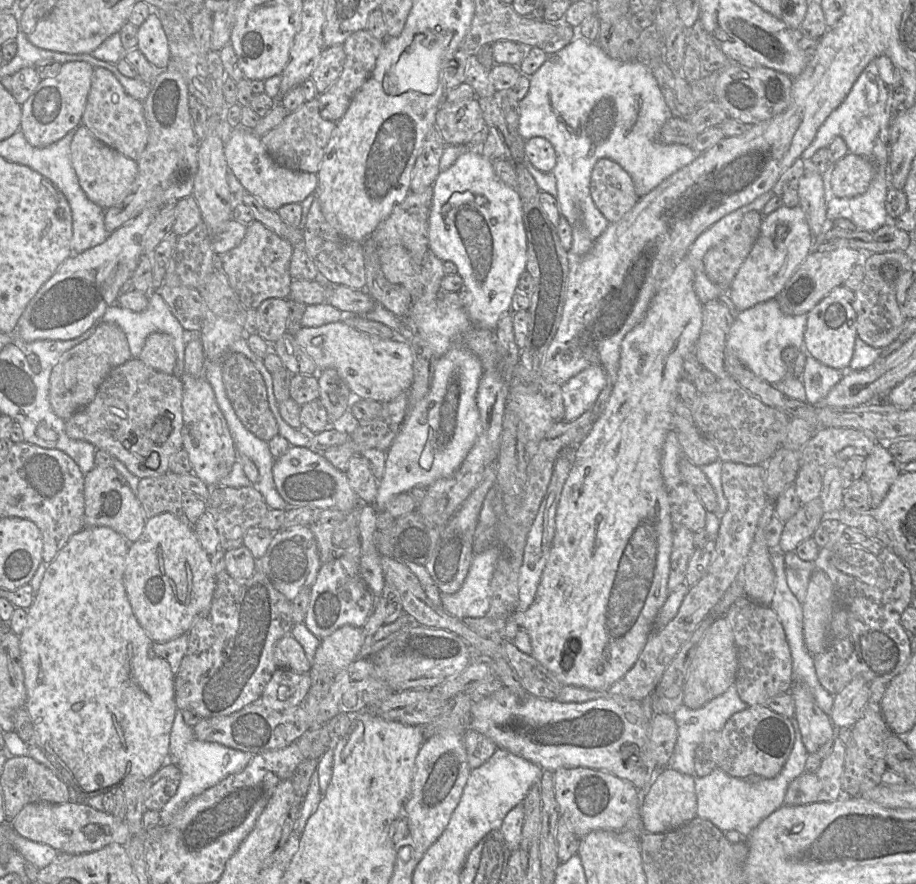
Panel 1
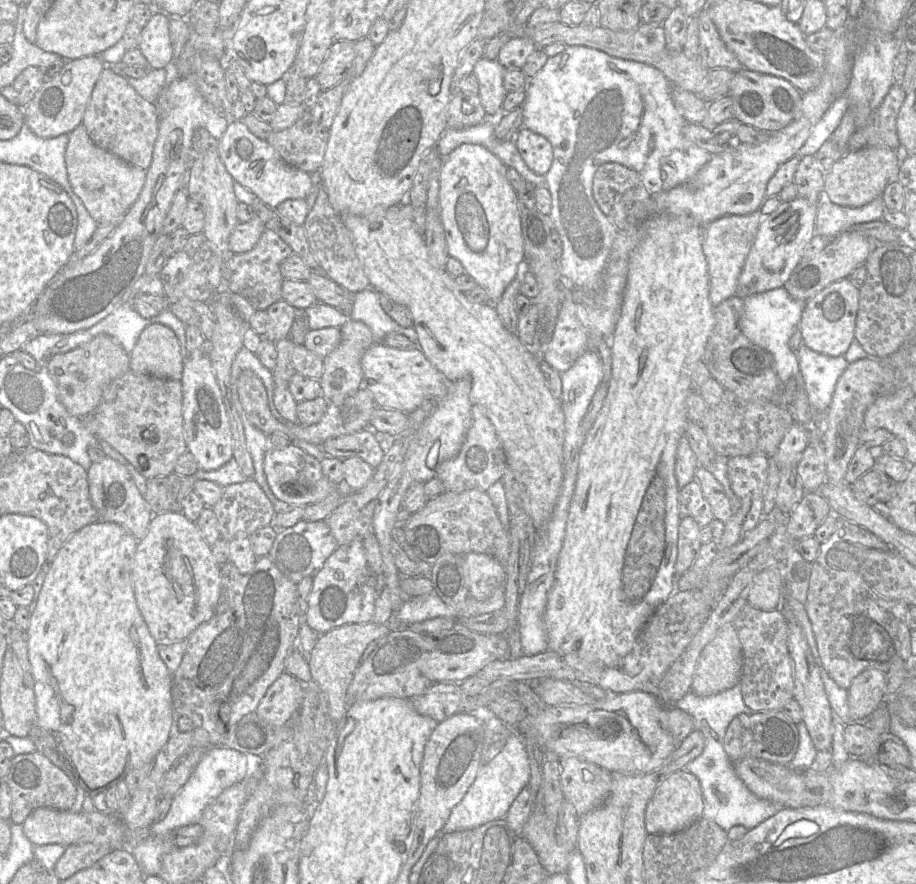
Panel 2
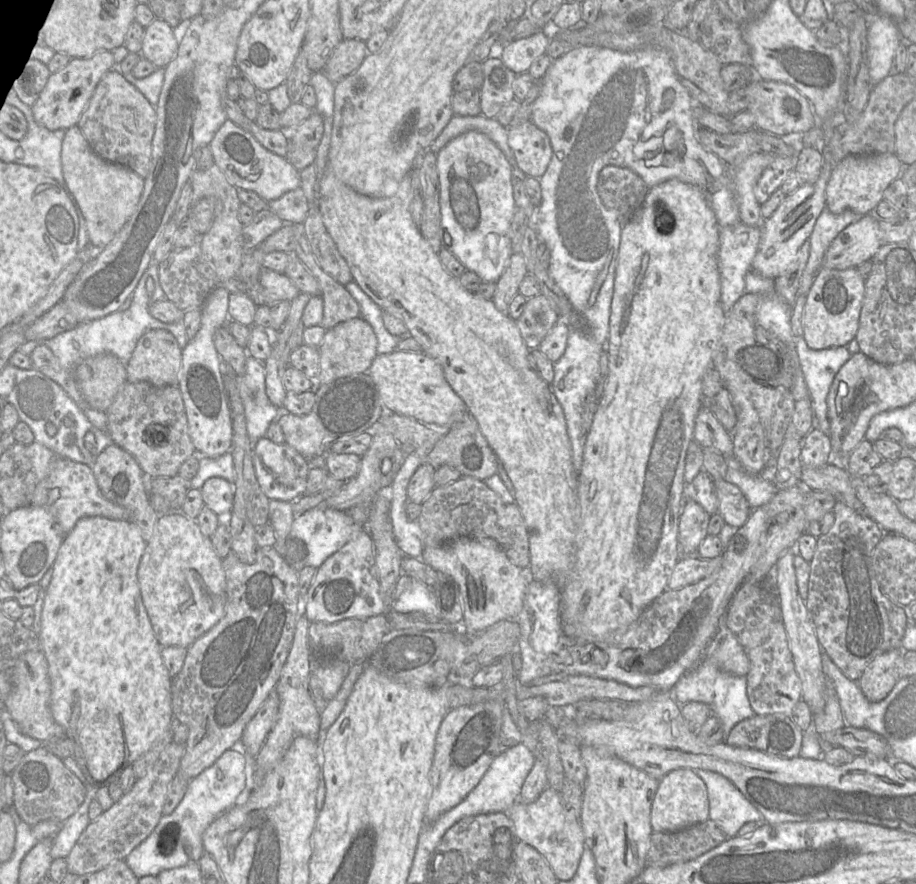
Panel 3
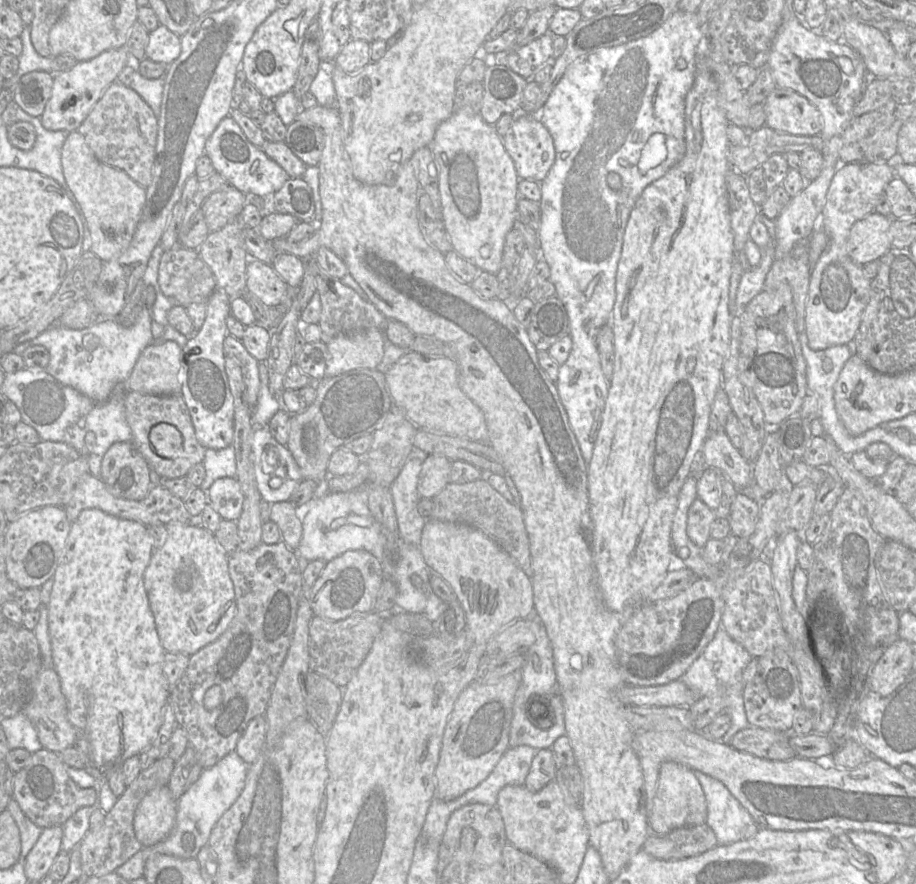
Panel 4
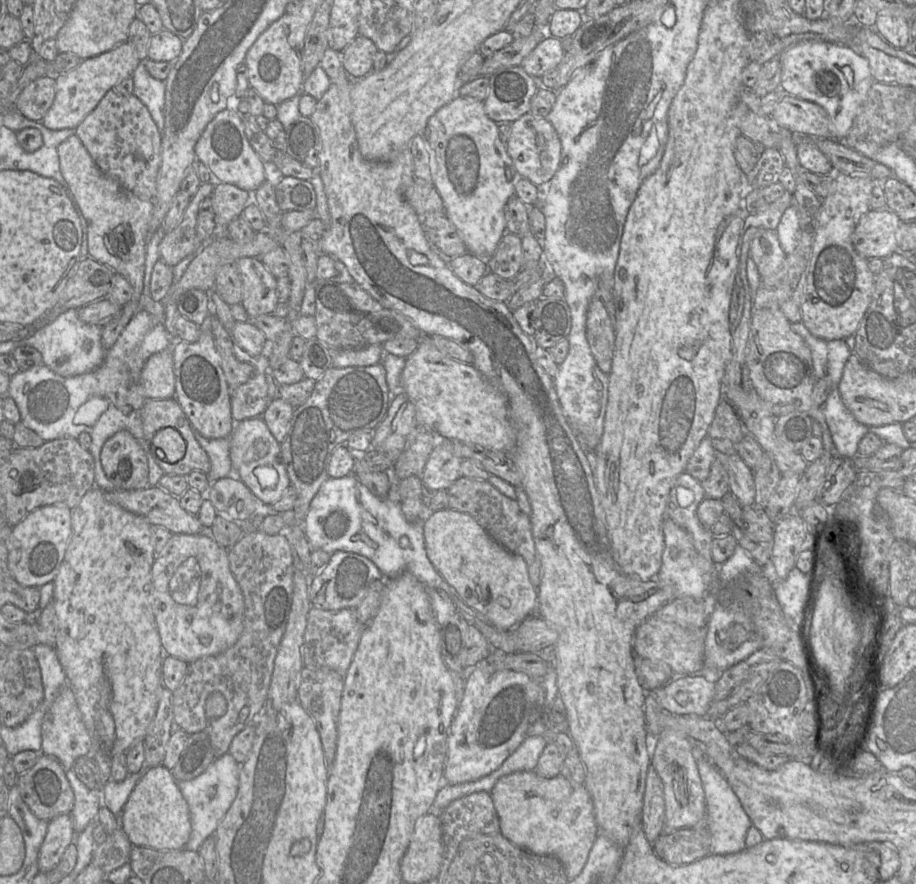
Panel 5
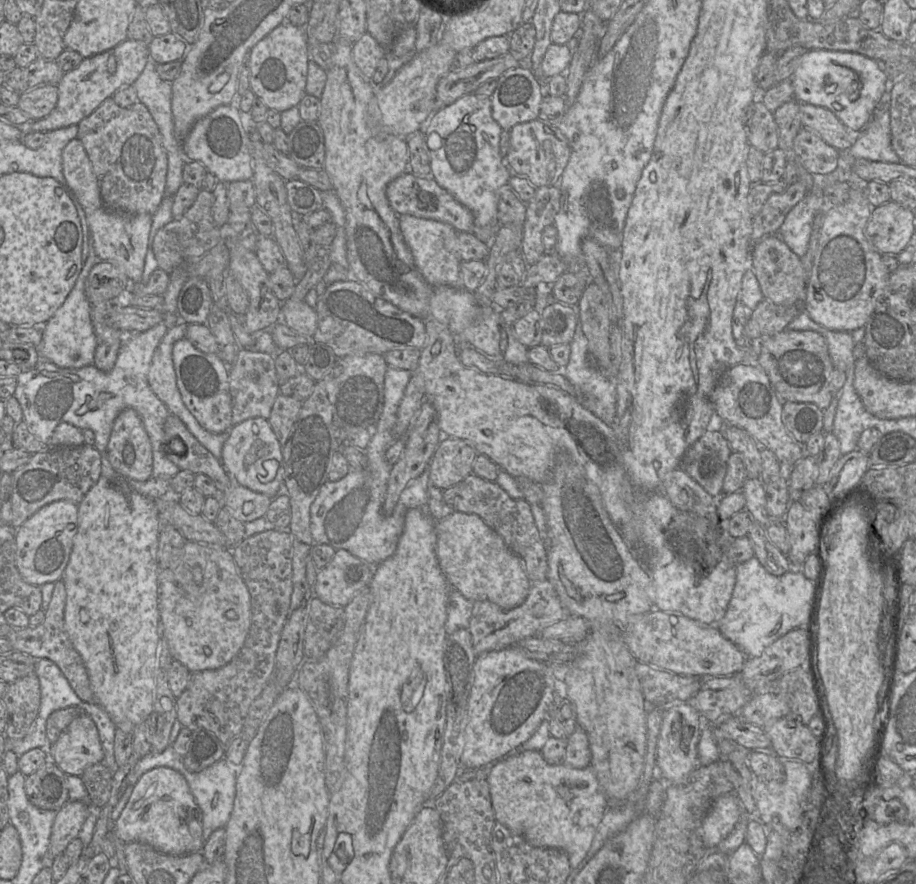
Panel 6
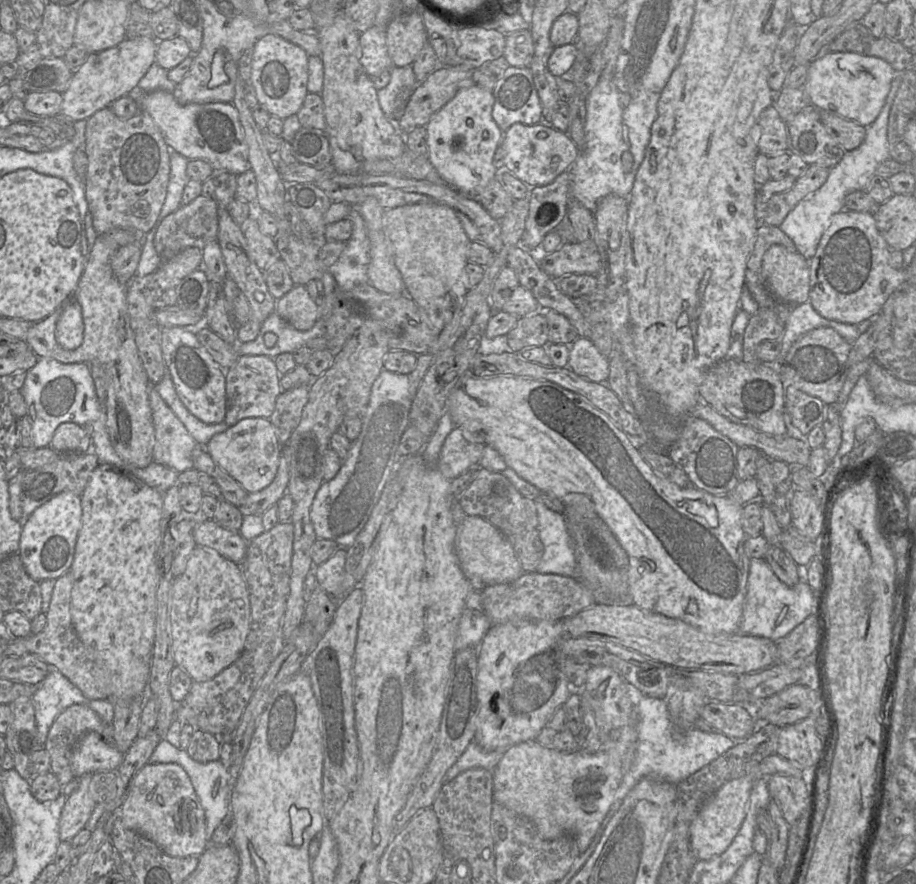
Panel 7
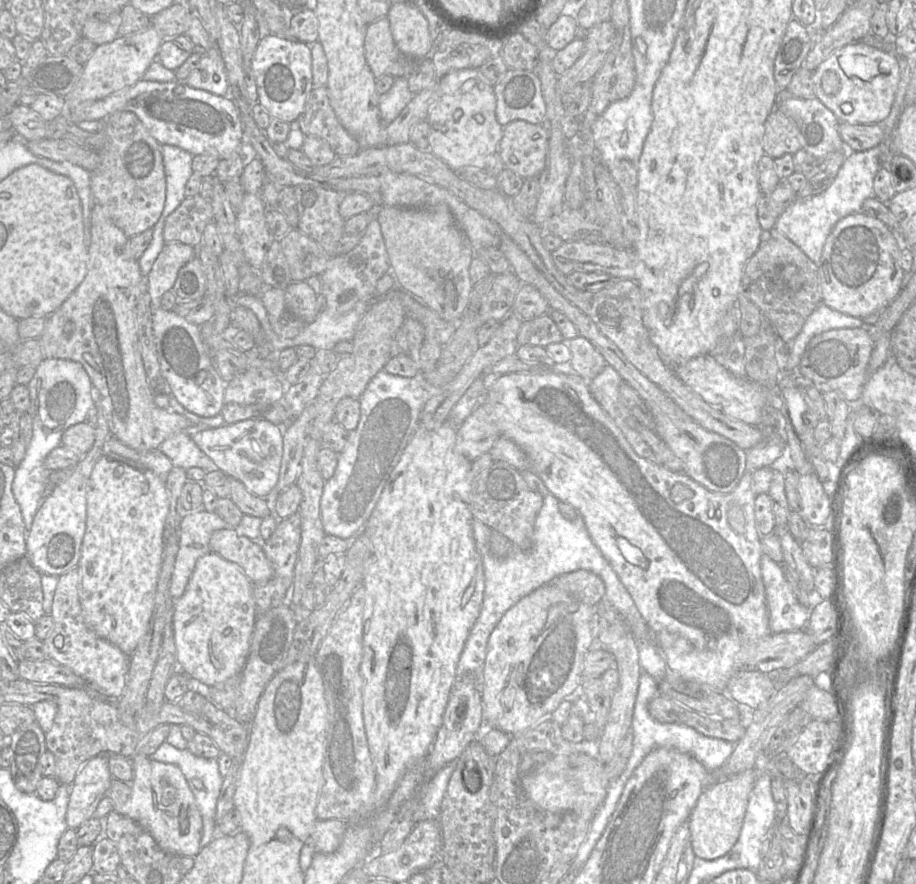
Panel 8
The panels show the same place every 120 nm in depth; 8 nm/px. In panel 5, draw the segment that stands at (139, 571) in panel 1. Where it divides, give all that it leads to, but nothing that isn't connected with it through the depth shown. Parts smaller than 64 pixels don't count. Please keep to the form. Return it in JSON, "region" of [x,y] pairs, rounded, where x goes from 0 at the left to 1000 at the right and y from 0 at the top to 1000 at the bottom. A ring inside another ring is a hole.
{"region":[[[188,604],[181,620],[170,628],[166,639],[167,693],[180,741],[210,750],[224,742],[237,741],[254,731],[266,709],[266,675],[252,647],[249,622],[228,604]]]}

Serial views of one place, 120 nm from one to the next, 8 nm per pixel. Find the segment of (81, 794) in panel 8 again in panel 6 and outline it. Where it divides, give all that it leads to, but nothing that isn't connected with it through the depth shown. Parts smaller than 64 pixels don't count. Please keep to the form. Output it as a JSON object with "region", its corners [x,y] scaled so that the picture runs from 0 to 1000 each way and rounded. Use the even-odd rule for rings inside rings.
{"region":[[[78,905],[62,917],[55,946],[55,974],[69,966],[74,955],[85,947],[100,917],[98,910]]]}

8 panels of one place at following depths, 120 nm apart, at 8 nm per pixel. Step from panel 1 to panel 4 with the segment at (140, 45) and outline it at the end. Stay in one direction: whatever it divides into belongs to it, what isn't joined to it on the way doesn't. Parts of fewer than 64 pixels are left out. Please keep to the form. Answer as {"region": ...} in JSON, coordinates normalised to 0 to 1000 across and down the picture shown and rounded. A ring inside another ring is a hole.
{"region":[[[176,27],[162,38],[159,66],[178,72],[187,72],[198,59],[198,41]]]}

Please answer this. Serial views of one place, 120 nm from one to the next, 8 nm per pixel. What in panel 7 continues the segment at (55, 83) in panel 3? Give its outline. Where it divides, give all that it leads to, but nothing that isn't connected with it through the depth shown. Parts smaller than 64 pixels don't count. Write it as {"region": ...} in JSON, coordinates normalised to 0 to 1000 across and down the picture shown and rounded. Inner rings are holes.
{"region":[[[167,42],[136,43],[122,54],[97,61],[93,71],[80,84],[69,105],[67,129],[82,138],[95,136],[107,124],[119,121],[129,111],[147,106],[152,92],[170,70],[171,49]]]}

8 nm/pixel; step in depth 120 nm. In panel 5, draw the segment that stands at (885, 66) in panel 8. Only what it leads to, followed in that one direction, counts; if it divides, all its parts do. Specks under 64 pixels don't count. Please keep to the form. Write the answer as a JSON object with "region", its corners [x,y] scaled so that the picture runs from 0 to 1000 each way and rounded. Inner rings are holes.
{"region":[[[882,45],[872,48],[856,57],[849,67],[853,72],[852,102],[854,105],[889,115],[898,121],[906,133],[906,148],[908,156],[921,160],[930,144],[932,133],[942,118],[947,105],[955,92],[948,68],[930,50],[914,50],[894,45]],[[928,75],[932,81],[931,92],[922,87],[919,76]]]}

